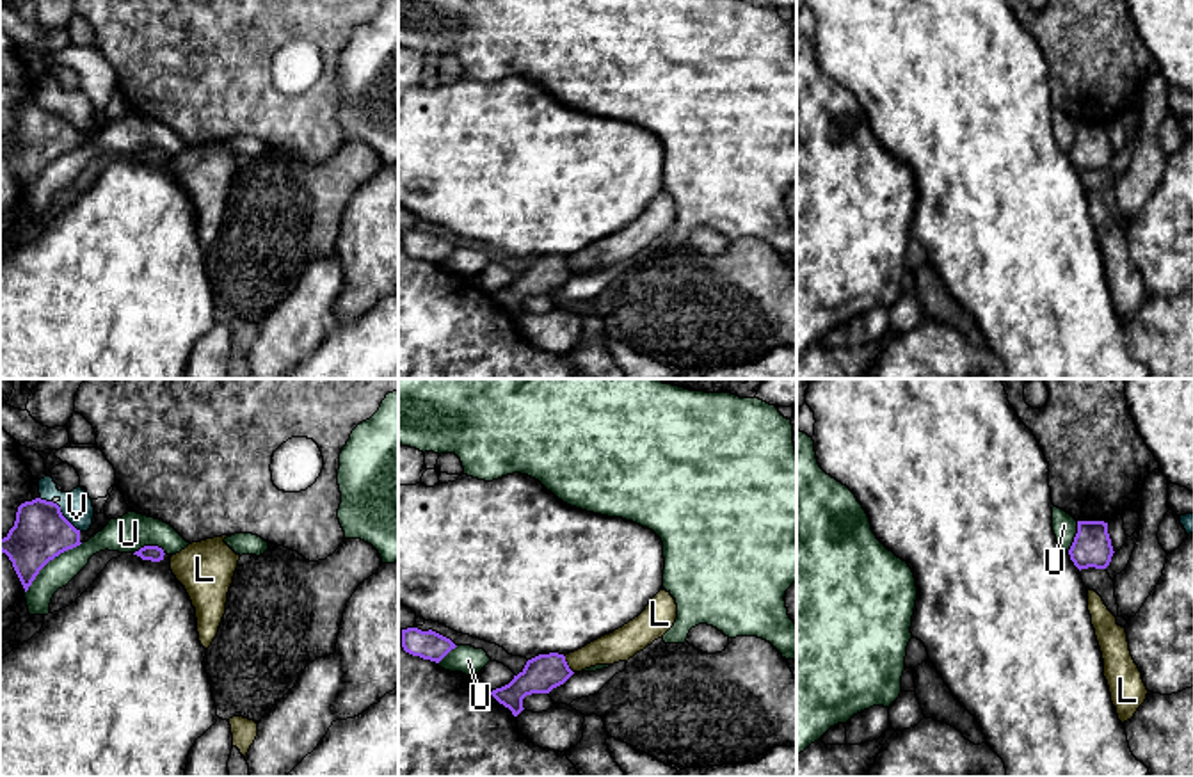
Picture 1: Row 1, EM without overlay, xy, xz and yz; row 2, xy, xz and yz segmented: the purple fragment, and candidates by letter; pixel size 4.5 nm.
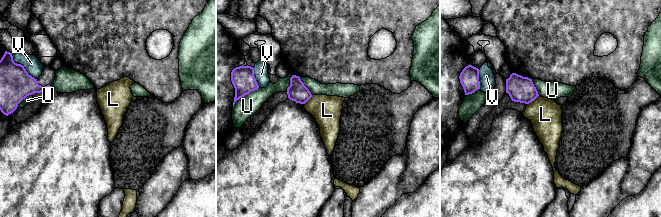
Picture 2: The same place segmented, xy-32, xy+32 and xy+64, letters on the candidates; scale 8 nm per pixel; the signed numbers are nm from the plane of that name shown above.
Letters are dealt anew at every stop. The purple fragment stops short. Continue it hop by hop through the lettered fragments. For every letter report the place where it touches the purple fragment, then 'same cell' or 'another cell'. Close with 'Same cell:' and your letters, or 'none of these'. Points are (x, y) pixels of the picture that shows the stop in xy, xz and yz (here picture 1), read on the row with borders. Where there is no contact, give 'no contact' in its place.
L: meets purple in xz at (568, 665); another cell
U: meets purple in xy at (50, 559); another cell
V: meets purple in xy at (64, 518); another cell
Same cell: none of these

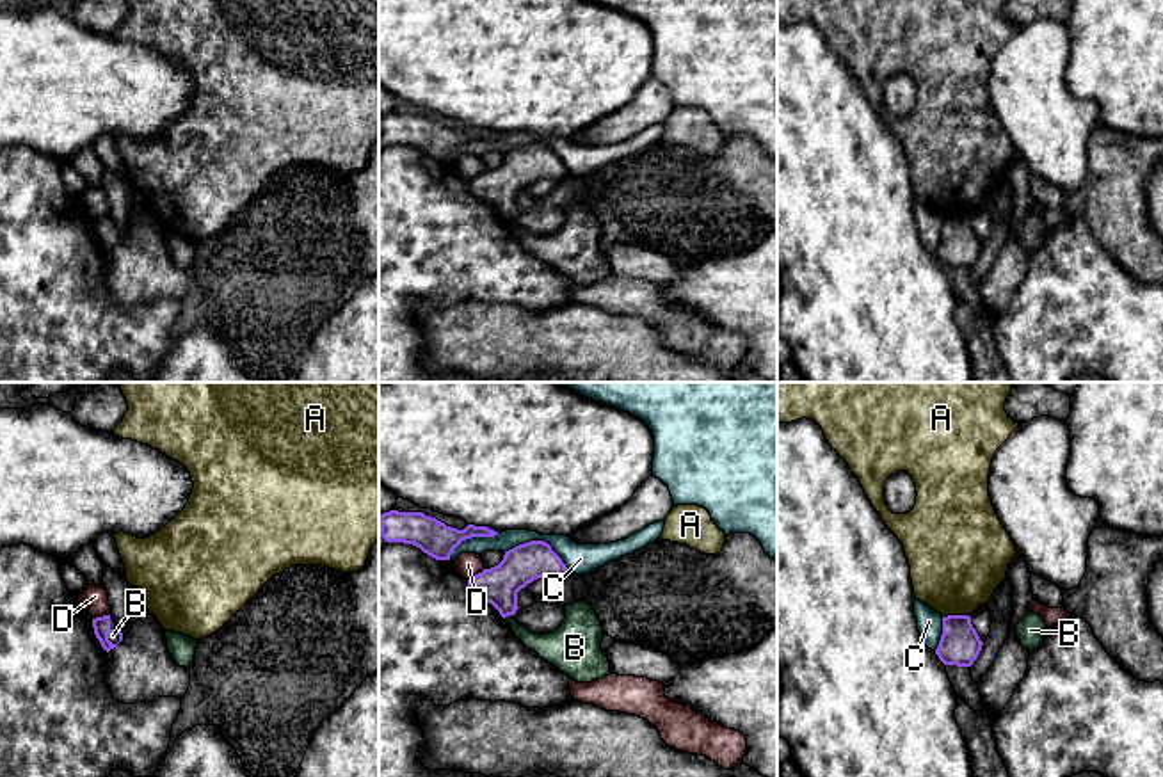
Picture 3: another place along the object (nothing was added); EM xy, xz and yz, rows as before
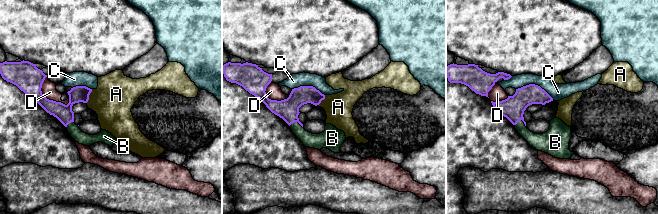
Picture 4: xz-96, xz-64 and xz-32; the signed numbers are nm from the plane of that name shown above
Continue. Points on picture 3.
A: meets purple in yz at (955, 616); another cell
B: meets purple in xy at (109, 632); same cell
C: meets purple in xz at (541, 541); another cell
D: meets purple in xz at (475, 575); another cell
Same cell: B

